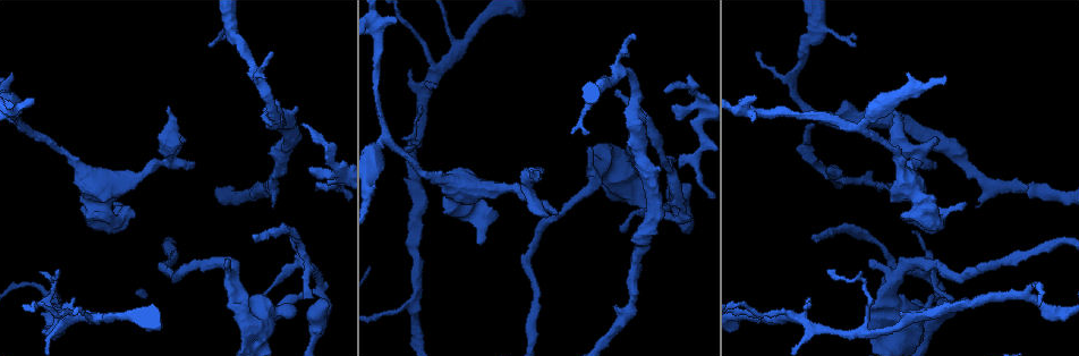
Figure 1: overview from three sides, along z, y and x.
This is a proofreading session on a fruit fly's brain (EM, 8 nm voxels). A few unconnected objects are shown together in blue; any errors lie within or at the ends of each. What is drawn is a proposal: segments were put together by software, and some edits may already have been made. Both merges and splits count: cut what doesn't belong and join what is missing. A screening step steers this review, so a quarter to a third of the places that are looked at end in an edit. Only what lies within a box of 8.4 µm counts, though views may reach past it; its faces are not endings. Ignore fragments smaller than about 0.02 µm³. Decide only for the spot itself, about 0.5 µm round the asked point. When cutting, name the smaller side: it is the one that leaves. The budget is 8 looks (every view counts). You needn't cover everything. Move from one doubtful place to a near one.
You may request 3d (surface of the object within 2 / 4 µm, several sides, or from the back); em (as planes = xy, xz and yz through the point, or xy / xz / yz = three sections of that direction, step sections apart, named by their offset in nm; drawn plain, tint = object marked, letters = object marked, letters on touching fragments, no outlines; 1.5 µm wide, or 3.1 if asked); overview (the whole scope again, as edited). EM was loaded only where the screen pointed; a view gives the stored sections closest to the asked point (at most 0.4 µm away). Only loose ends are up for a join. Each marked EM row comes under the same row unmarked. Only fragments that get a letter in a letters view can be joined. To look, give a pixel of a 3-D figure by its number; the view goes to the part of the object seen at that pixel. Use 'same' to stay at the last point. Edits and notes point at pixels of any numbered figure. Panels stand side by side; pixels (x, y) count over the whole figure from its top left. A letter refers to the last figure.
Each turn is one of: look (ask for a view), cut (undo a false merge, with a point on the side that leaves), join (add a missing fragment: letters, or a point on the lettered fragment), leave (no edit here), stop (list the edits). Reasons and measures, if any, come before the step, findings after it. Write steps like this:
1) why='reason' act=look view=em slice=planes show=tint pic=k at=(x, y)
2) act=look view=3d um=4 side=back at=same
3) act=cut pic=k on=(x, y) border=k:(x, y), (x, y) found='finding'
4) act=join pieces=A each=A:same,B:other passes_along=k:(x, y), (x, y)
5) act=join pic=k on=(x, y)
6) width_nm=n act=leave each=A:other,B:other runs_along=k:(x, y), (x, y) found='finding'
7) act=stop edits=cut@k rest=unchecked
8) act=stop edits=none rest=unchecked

why='sudden change in width' act=look view=em slice=xz step=4 show=tint pic=1 at=(318, 290)

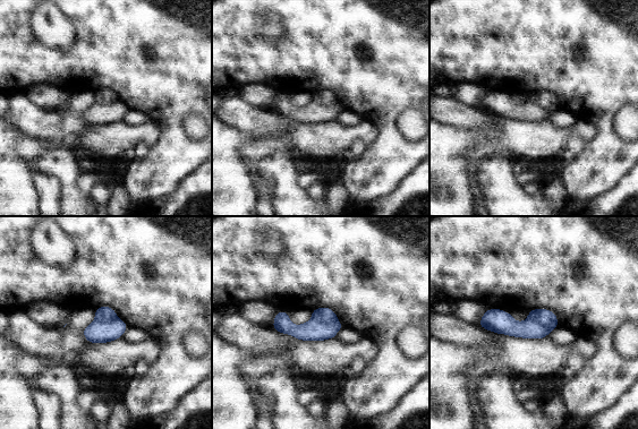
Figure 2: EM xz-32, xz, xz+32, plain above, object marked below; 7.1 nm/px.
act=look view=em slice=planes show=letters at=same

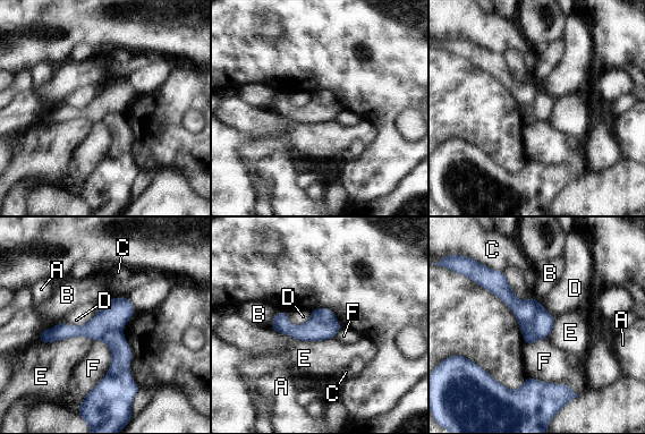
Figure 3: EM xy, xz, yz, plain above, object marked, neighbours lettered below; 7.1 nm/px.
width_nm=200 act=cut pic=3 on=(525, 311) each=A:other,B:other,C:other,D:other,E:other,F:other border=3:(539, 305), (534, 329), (540, 338) found='a second neuron is stuck on'

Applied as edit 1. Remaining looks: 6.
why='free end' act=look view=em slice=planes show=tint pic=1 at=(312, 167)

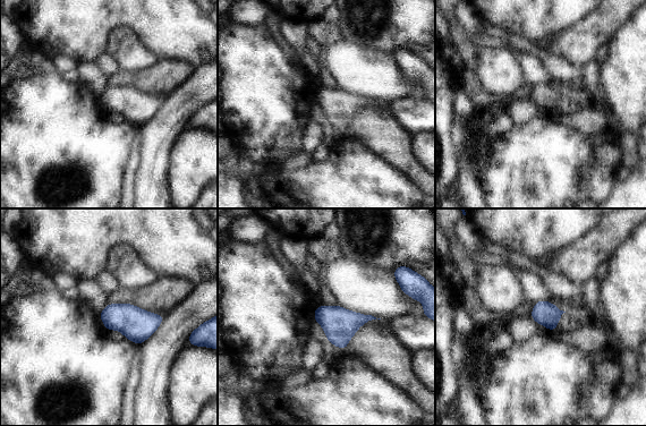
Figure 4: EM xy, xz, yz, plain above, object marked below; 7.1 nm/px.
why='what lies round it' act=look view=em slice=planes show=letters at=same

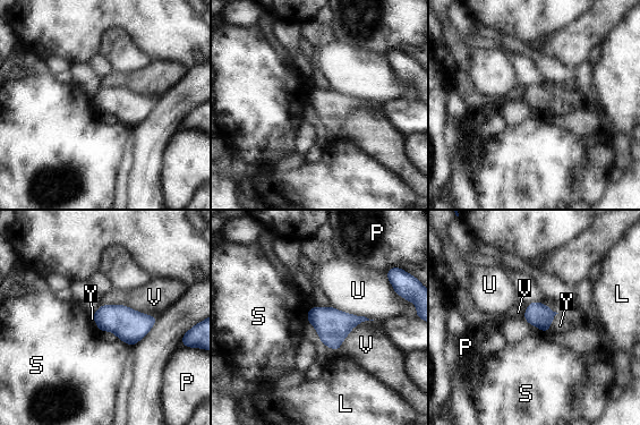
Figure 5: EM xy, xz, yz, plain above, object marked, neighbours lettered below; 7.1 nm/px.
width_nm=170 longest_contact=V:420nm act=leave each=L:other,P:other,S:other,U:other,V:other,Y:other found='none of them fits'

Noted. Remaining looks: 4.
why='thin arm on a thick one' act=look view=em slice=planes show=letters pic=1 at=(860, 130)

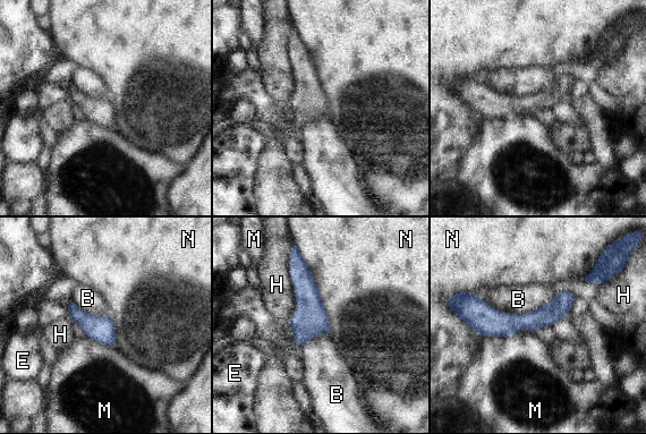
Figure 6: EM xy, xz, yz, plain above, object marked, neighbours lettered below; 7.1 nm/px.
act=leave each=B:other,E:other,H:other,M:other,N:other border=6:(479, 333), (484, 335), (517, 334) found='one neuron here'

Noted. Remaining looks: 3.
act=stop edits=cut@3 rest=unchecked

